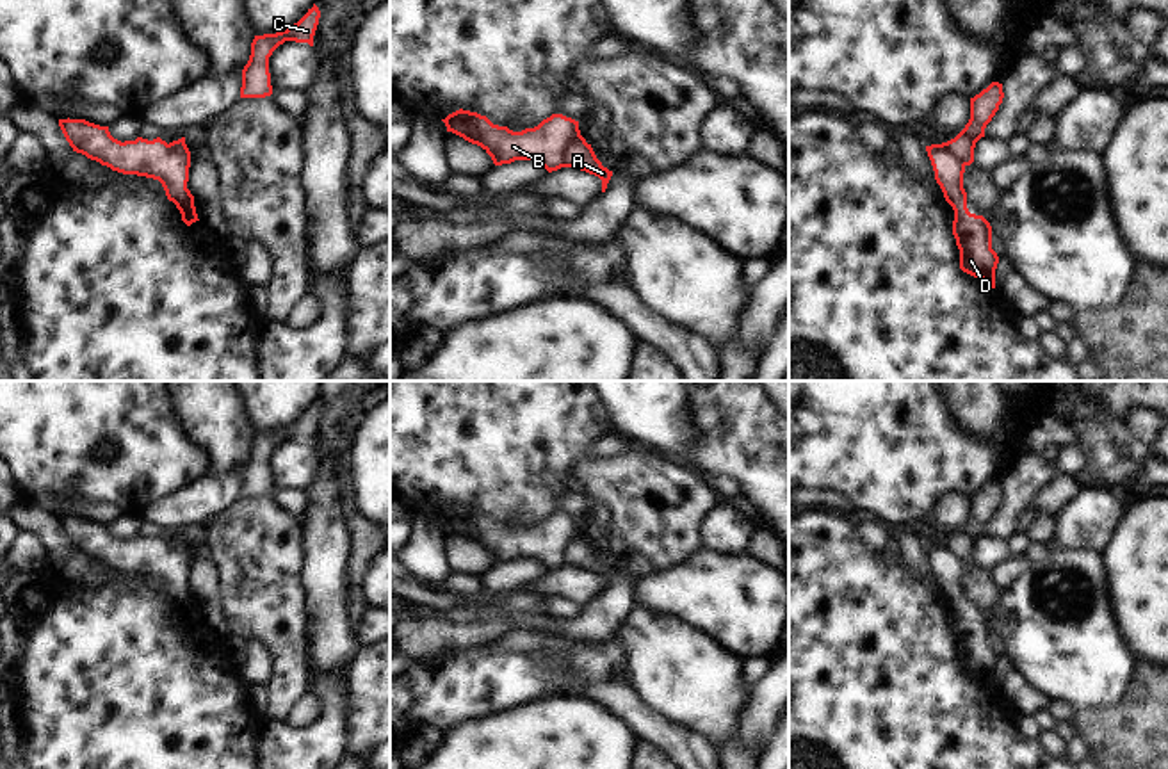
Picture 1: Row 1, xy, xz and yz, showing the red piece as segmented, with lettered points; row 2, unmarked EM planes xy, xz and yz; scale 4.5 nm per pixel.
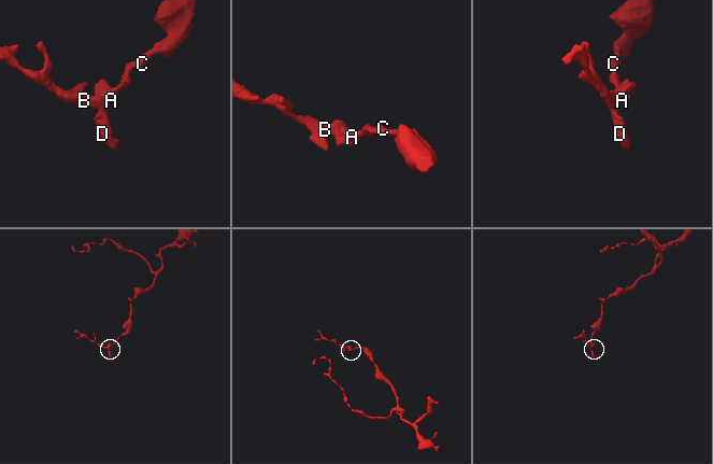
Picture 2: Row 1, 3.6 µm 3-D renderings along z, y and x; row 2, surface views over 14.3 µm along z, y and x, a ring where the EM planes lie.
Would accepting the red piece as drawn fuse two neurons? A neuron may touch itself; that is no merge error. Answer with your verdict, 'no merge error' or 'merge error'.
merge error

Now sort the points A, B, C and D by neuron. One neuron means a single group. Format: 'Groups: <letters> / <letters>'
Groups: A C / B D.

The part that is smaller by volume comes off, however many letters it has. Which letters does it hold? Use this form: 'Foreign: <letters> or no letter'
Foreign: B, D

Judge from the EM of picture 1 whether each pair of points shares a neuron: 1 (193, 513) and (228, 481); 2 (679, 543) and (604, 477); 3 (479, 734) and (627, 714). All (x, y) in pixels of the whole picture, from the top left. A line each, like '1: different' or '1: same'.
1: same
2: same
3: different

